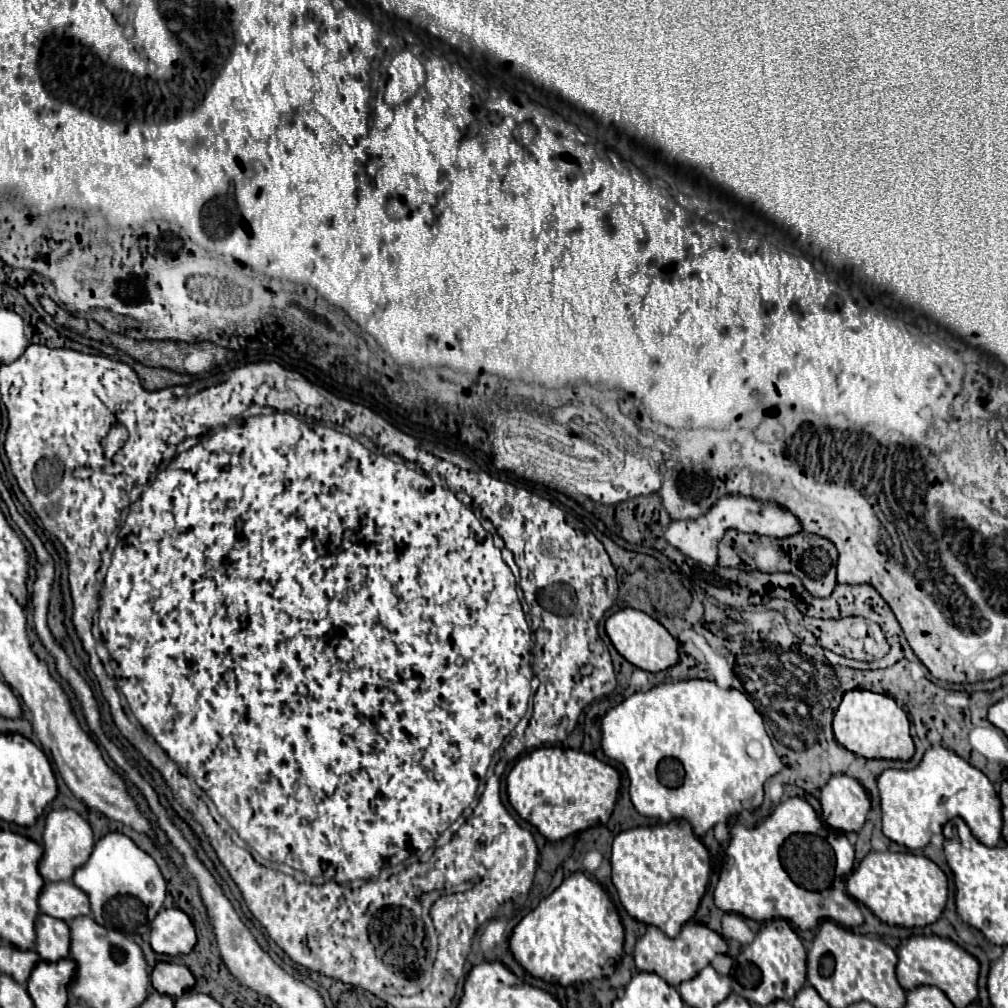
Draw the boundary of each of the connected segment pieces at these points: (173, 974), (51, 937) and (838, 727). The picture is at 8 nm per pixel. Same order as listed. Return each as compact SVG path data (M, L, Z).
M160 962L152 970L152 986L160 994L166 994L170 998L178 998L178 996L184 996L186 992L192 992L194 984L196 980L192 972L182 964Z
M40 914L36 920L36 952L54 962L70 956L70 926L64 920Z
M852 690L844 694L842 704L834 714L834 736L846 750L864 758L908 762L914 756L914 742L906 712L892 698L868 690Z

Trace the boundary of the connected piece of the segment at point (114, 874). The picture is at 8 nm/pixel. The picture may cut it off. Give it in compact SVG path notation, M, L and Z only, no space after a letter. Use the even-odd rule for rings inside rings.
M110 832L96 842L94 852L90 854L88 862L76 870L74 884L88 894L90 908L92 908L94 920L98 924L102 924L104 928L120 930L124 934L134 932L130 936L134 936L136 942L142 946L148 964L154 966L160 960L160 956L150 948L150 922L162 908L162 902L166 896L166 882L162 878L158 864L144 850L140 850L128 836ZM137 864L152 864L152 870L131 868L131 865ZM114 896L118 896L118 898L114 898ZM152 906L154 906L154 912L152 912L154 916L150 916ZM138 924L140 924L140 928L138 928Z

